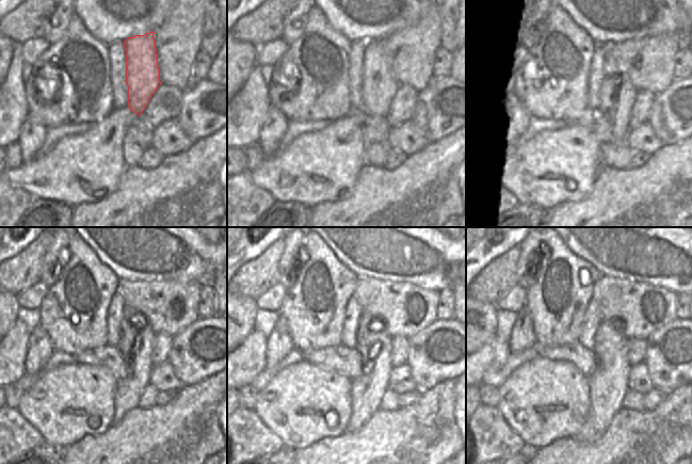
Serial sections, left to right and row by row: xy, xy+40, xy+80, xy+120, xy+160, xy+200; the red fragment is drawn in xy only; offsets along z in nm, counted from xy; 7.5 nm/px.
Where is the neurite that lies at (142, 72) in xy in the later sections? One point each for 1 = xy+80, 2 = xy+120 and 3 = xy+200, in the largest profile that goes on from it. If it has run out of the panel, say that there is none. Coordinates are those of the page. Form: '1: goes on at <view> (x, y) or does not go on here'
1: goes on at xy+80 (617, 94)
2: goes on at xy+120 (137, 338)
3: goes on at xy+200 (608, 384)

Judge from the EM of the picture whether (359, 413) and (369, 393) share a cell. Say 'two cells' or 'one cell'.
one cell

